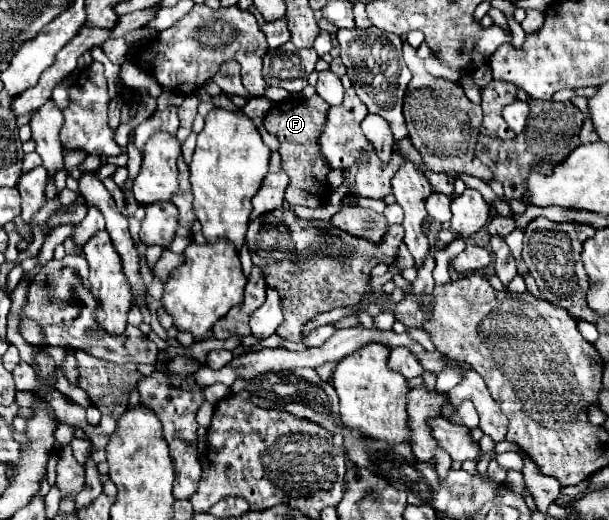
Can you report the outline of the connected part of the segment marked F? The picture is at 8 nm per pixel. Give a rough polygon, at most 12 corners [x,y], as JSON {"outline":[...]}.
{"outline":[[318,95],[276,103],[263,125],[280,139],[290,205],[330,197],[316,139],[328,103]]}

